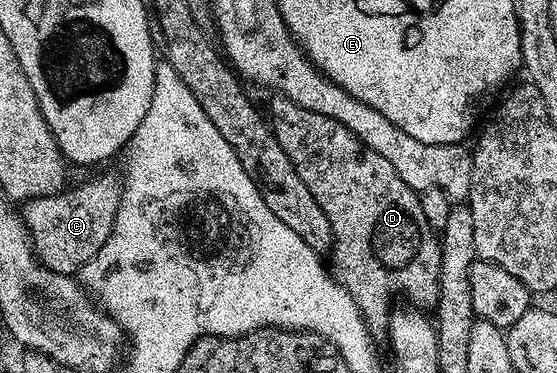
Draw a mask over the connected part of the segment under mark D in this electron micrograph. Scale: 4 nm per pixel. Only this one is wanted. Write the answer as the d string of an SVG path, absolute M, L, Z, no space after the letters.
M276 95L273 98L272 117L270 113L272 133L330 221L333 228L330 272L360 308L368 330L374 335L387 330L394 308L392 300L396 296L405 297L408 300L405 302L421 311L431 310L440 294L440 239L428 225L420 193L409 187L398 171L394 171L394 163L390 163L390 159L382 159L378 151L362 143L349 129L342 127L342 123L326 115L306 111L306 107L298 107L298 103L285 97Z

